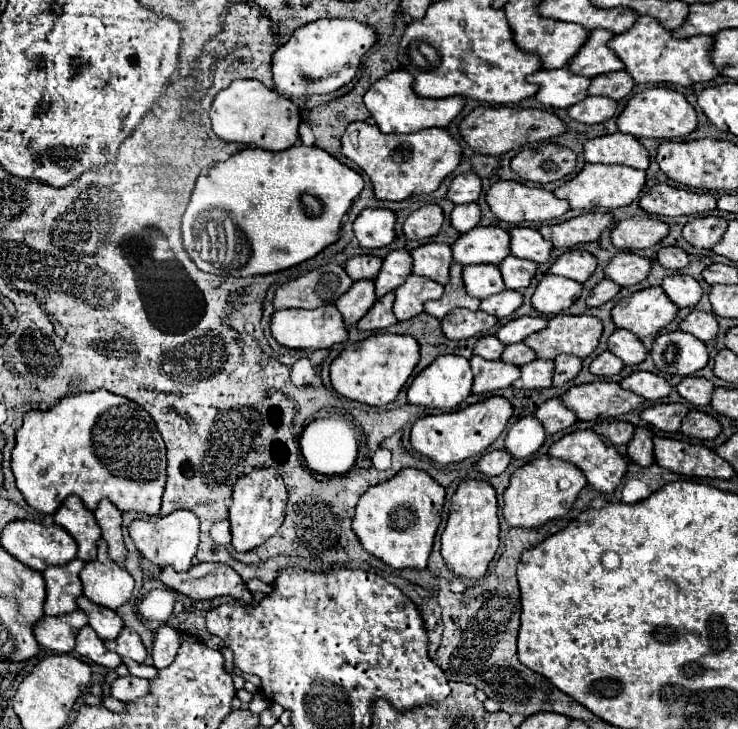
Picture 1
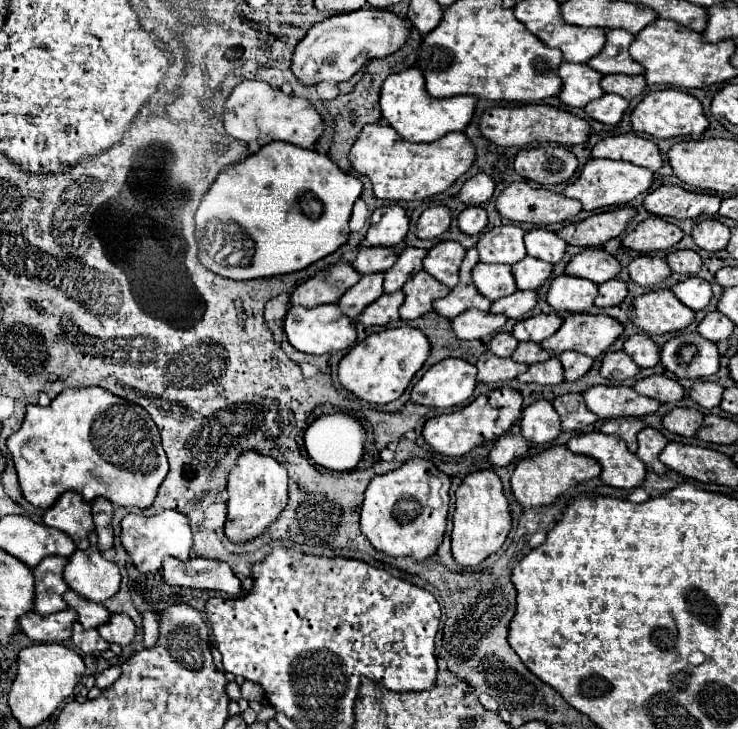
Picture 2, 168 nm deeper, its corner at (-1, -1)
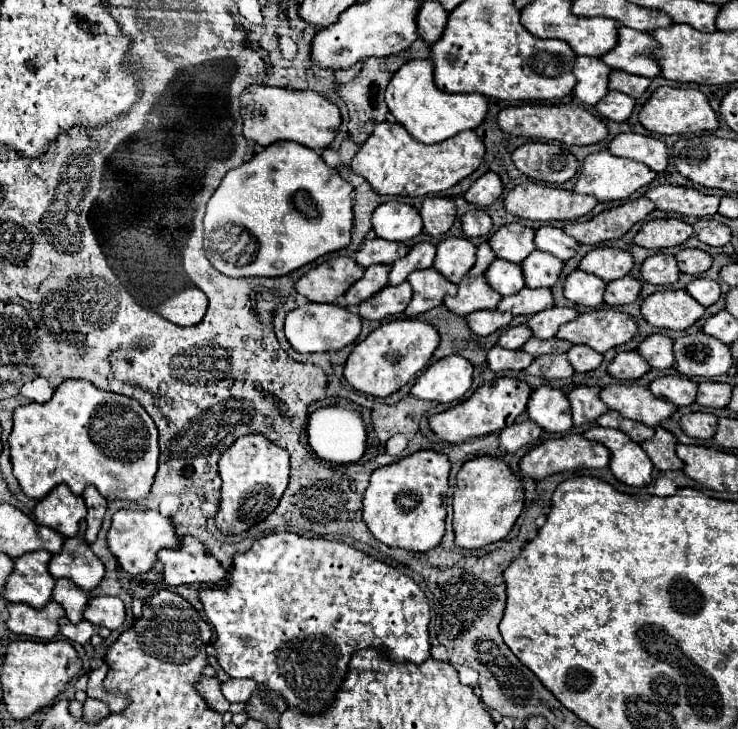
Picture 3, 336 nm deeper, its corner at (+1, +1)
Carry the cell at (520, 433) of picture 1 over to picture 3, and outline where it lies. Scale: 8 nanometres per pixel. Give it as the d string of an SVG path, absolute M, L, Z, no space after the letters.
M539 387L531 393L527 405L529 419L549 433L565 433L573 427L571 407L565 391L557 387Z

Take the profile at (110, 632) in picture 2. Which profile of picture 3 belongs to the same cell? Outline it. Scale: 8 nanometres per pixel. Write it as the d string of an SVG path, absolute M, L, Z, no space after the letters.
M107 595L91 597L89 607L85 607L83 617L97 627L103 625L109 629L117 629L125 621L125 607L119 597L107 597Z

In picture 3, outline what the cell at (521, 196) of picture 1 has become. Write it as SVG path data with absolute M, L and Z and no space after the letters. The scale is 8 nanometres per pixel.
M535 181L517 185L505 197L505 209L511 215L531 221L577 219L587 215L595 205L597 199L591 195L579 195L575 191L547 187Z

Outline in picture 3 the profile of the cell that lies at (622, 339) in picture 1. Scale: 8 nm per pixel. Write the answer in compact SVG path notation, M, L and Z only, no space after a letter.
M649 335L639 345L639 355L647 359L647 363L655 369L669 369L675 363L675 351L673 351L673 339L669 335Z

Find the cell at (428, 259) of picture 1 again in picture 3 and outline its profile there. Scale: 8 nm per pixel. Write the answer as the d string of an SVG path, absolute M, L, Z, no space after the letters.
M449 237L437 245L433 267L451 283L459 283L475 263L477 247L465 237Z

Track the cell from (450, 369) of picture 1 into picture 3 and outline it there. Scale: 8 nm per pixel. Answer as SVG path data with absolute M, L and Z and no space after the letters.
M451 355L429 365L411 387L411 395L417 399L451 403L461 399L473 379L473 365L459 355Z

